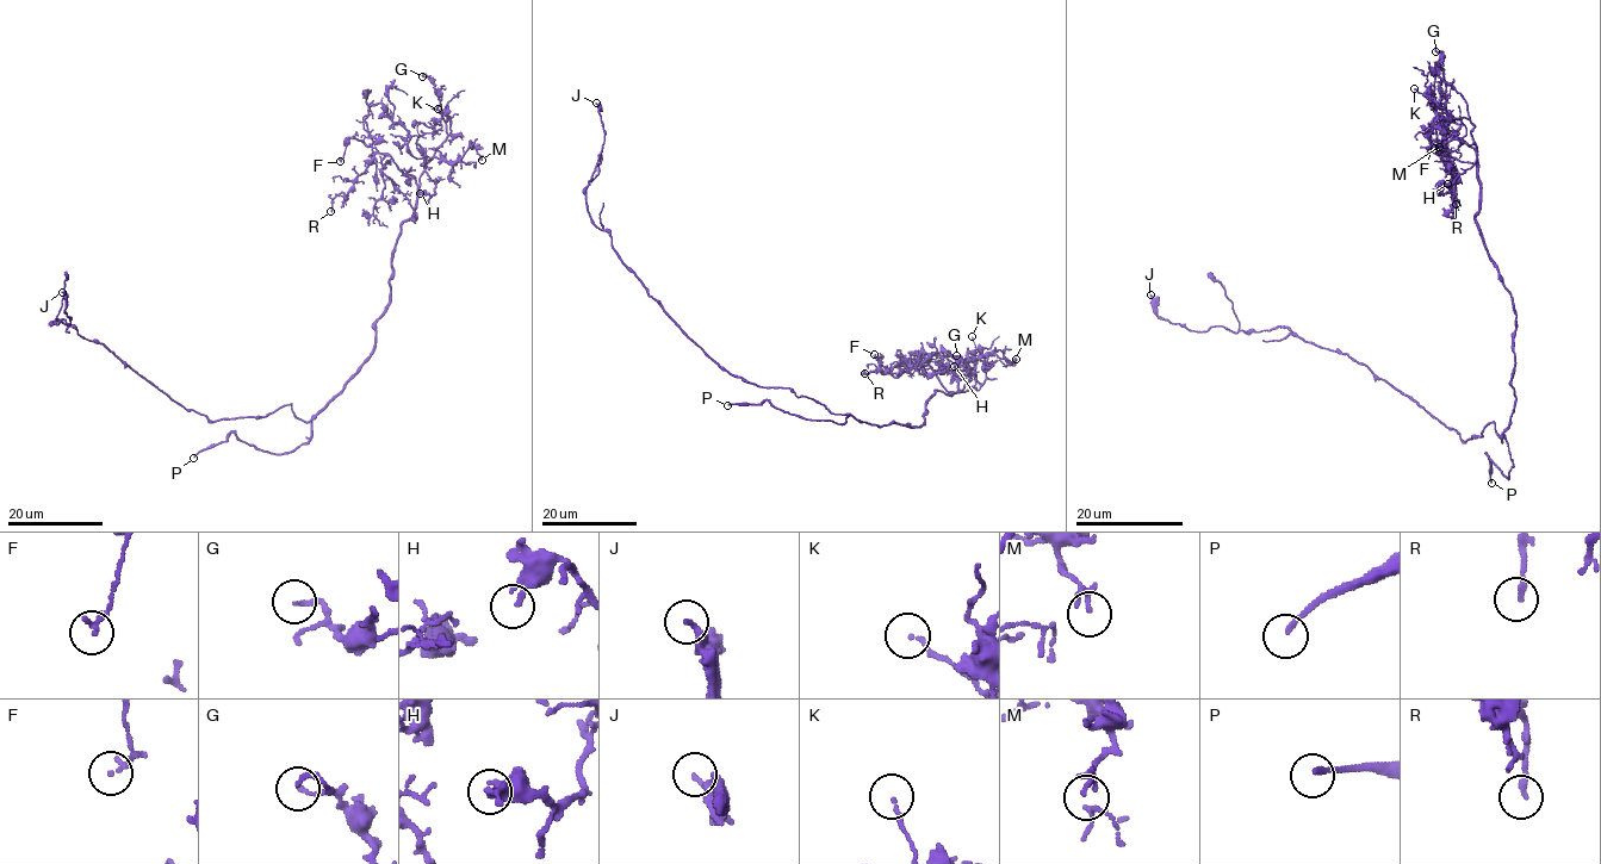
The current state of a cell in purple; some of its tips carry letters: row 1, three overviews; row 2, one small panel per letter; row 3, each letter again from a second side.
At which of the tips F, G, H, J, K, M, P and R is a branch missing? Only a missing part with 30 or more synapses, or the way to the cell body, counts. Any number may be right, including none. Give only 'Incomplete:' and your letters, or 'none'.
Incomplete: P

